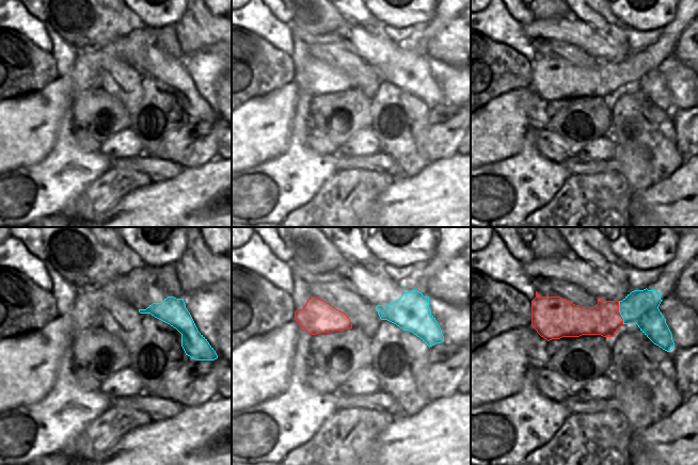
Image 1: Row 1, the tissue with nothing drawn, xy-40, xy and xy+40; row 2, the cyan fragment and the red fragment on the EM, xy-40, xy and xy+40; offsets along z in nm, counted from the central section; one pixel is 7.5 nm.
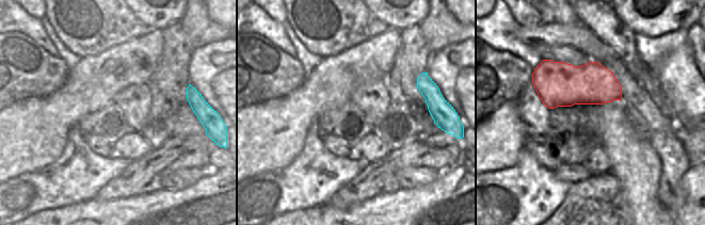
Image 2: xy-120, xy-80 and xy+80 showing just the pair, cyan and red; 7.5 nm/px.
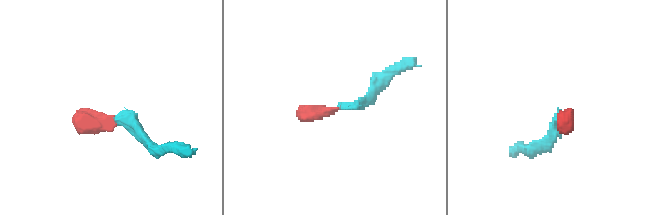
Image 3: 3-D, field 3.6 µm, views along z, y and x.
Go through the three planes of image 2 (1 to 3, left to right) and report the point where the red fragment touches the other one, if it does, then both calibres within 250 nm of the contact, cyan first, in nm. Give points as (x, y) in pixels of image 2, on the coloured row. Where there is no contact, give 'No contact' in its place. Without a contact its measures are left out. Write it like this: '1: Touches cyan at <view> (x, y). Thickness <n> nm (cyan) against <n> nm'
1: No contact
2: No contact
3: No contact

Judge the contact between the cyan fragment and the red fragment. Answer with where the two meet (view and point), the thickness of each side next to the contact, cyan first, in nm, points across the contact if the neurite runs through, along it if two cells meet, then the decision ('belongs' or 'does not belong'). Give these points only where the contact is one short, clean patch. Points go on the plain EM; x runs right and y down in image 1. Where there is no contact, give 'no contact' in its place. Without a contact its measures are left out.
xy+40 (619, 73) | 260/240 nm | does not belong

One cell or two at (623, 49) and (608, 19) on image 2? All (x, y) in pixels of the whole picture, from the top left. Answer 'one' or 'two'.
one

